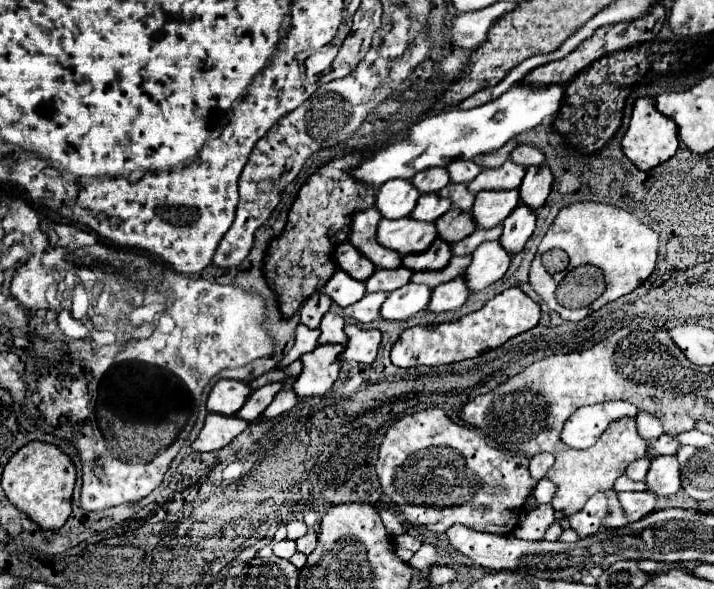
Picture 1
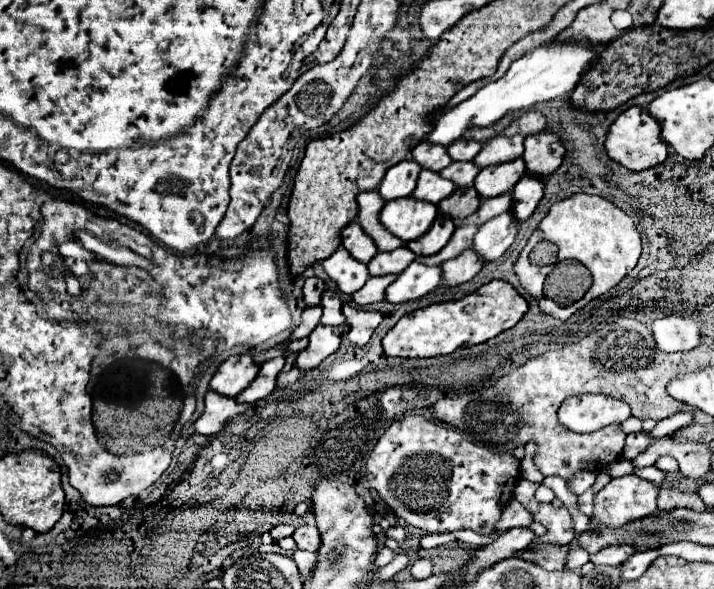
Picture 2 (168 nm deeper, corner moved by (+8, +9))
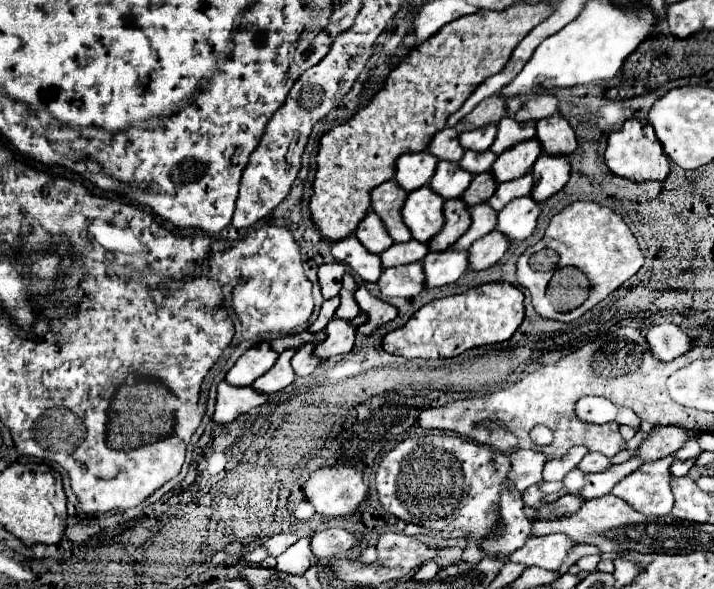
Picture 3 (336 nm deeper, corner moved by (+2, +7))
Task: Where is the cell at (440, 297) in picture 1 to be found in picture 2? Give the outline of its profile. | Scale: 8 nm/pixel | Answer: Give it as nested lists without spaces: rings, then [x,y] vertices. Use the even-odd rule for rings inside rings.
[[[467,249],[457,259],[445,261],[441,265],[441,271],[443,271],[441,285],[443,287],[457,287],[461,283],[467,283],[469,279],[473,279],[475,273],[479,273],[481,265],[483,263],[479,263],[479,259],[475,259],[475,253],[471,249]]]

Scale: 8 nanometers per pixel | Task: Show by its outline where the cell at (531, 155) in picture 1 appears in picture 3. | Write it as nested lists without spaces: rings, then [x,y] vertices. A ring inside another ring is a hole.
[[[539,93],[533,99],[525,101],[523,107],[515,113],[515,119],[525,121],[539,121],[543,117],[549,117],[557,111],[557,97],[551,93]]]

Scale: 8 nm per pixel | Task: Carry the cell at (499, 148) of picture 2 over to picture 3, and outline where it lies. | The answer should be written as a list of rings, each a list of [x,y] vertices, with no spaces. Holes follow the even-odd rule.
[[[503,117],[499,121],[499,133],[491,145],[491,151],[495,151],[499,155],[505,149],[509,149],[511,145],[521,143],[525,139],[531,139],[533,135],[535,135],[535,123],[533,121],[517,123],[513,117]]]

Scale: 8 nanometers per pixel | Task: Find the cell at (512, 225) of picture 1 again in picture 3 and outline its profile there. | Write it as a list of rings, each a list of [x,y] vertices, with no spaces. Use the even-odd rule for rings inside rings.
[[[543,153],[533,165],[533,195],[537,201],[545,201],[555,195],[569,181],[571,165],[565,155],[547,155]]]

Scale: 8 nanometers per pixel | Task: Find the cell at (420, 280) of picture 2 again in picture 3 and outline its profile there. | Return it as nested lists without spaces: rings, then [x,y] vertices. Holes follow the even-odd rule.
[[[453,247],[445,251],[431,251],[425,259],[425,275],[427,283],[425,287],[441,287],[455,283],[469,267],[469,251],[457,251]]]

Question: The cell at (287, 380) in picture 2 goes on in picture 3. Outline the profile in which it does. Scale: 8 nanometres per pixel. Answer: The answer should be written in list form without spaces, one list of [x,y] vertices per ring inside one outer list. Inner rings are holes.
[[[309,341],[309,343],[307,343],[307,345],[303,345],[301,349],[297,349],[297,353],[295,353],[293,361],[291,361],[297,377],[303,377],[303,375],[313,373],[313,371],[315,371],[315,367],[321,363],[321,359],[313,355],[313,347],[315,347],[315,343],[313,343],[313,341]]]

